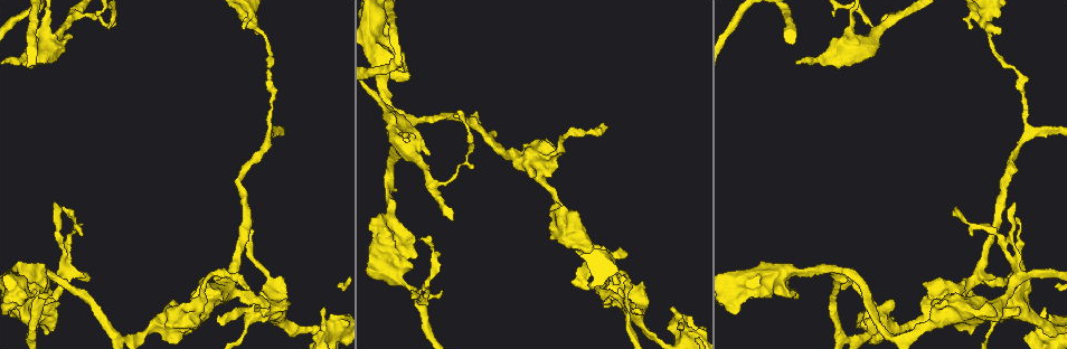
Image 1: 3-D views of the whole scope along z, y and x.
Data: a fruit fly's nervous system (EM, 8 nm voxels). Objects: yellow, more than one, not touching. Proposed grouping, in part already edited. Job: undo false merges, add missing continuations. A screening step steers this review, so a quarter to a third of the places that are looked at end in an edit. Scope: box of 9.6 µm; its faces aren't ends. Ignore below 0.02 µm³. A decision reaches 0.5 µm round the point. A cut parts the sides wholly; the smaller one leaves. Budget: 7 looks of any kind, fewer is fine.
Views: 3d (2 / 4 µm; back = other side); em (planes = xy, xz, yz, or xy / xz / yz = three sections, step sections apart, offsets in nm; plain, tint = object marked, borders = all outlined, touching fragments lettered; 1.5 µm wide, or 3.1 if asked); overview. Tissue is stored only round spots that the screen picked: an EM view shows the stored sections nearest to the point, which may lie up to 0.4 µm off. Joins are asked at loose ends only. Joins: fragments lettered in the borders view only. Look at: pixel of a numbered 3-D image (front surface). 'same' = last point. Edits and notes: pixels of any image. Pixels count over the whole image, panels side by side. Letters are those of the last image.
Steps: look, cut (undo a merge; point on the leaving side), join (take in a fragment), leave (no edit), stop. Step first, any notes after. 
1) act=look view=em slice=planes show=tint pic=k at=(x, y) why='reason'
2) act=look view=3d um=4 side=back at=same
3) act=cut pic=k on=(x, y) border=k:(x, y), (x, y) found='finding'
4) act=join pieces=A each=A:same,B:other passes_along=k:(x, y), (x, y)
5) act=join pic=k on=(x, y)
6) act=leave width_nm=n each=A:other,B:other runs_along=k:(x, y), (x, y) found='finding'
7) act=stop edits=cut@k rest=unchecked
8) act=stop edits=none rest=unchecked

act=look view=em slice=planes show=borders pic=1 at=(246, 288) why='branch stops here'

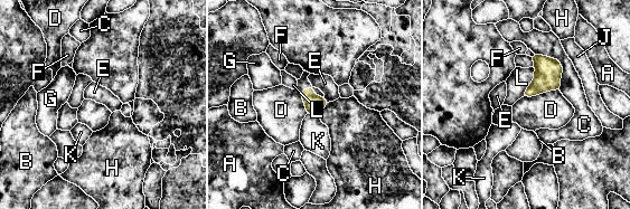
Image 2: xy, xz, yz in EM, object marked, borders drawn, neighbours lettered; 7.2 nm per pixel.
act=leave longest_contact=C:320nm each=A:other,B:other,C:other,D:other,E:other,F:other,G:other,H:other,J:other,K:other,L:other border=2:(307, 113), (317, 115) found='none of them fits'

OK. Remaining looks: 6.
act=look view=em slice=xz step=8 show=tint pic=1 at=(1045, 306) why='branch stops here'

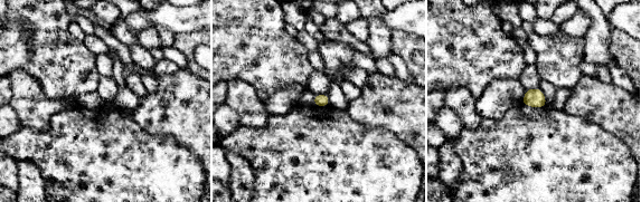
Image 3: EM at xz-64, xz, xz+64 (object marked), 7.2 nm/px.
act=look view=em slice=planes show=borders at=same why='cut it another way'

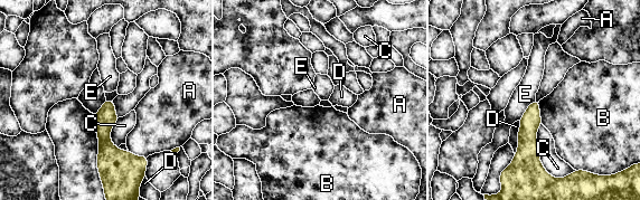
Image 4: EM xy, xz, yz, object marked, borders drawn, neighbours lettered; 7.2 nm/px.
act=leave longest_contact=C:380nm each=A:other,B:other,C:other,D:other,E:other border=4:(535, 100), (519, 120) found='no lettered fragment goes on from it'

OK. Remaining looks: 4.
act=look view=em slice=yz step=4 show=tint pic=1 at=(991, 323) why='calibre changes'

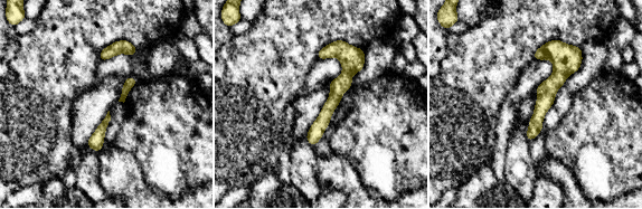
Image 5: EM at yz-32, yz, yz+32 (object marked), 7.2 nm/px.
act=look view=em slice=planes show=borders at=same

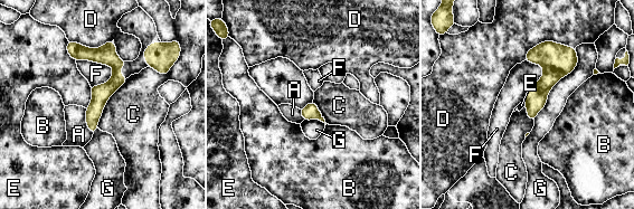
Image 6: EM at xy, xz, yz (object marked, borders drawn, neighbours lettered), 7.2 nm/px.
act=leave width_nm=110 each=A:other,B:other,C:other,D:other,E:other,F:other,G:other border=6:(129, 77), (109, 98), (96, 126) found='continuous, no second neuron'

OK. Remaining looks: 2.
act=stop edits=none rest=unchecked

